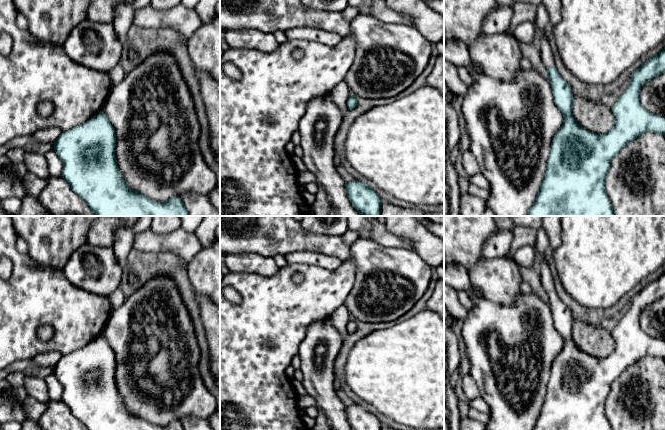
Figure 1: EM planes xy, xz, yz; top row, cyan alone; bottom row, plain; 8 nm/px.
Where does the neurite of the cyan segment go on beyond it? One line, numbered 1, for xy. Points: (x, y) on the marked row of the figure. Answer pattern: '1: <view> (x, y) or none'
1: none

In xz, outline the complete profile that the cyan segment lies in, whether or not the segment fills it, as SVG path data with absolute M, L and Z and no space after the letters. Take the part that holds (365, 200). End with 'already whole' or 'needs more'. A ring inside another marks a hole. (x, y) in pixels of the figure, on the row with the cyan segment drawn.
M352 180L346 183L346 192L357 212L363 216L380 216L382 200L371 186Z | already whole

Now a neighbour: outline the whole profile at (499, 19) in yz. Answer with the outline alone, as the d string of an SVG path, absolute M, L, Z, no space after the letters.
M499 5L485 17L480 30L482 35L493 35L509 32L511 20L514 15L512 5Z

